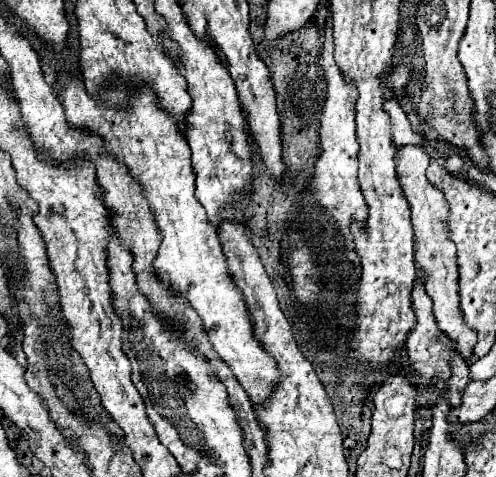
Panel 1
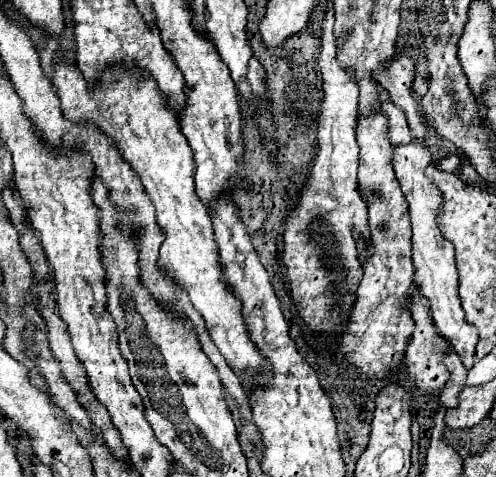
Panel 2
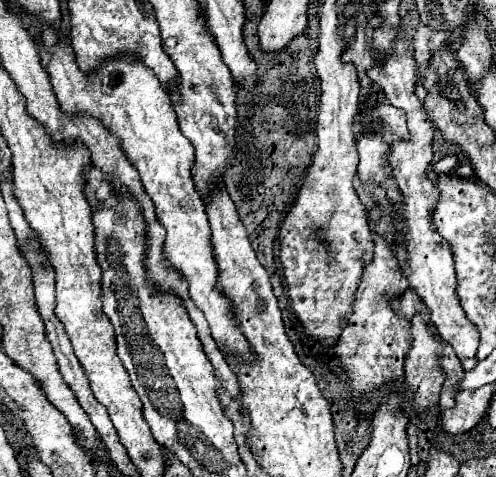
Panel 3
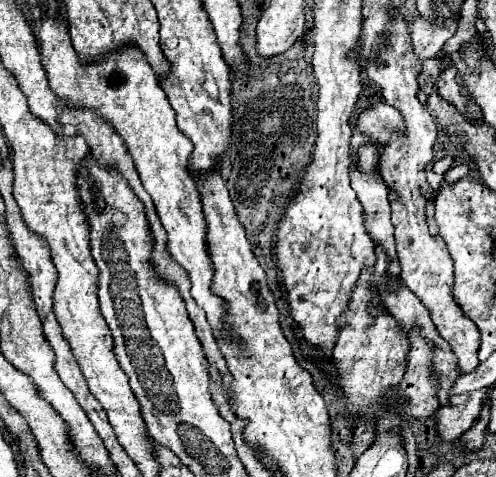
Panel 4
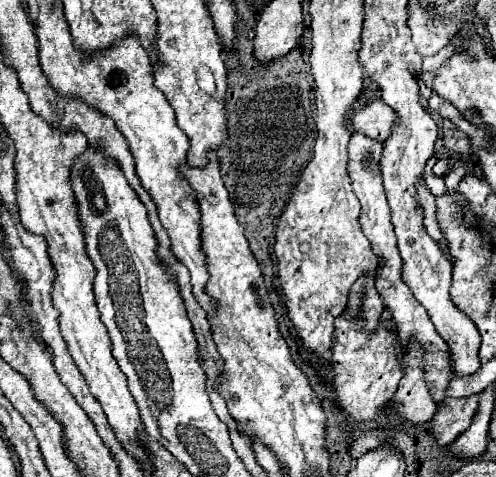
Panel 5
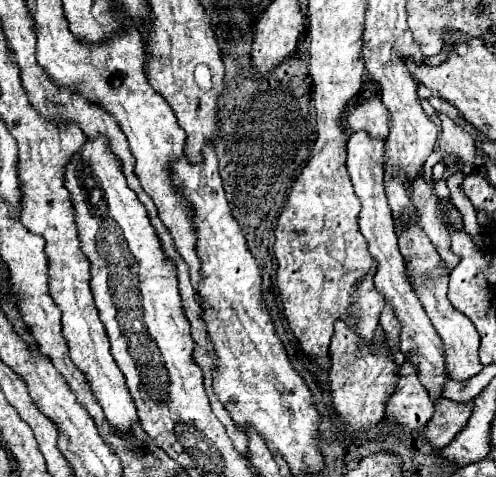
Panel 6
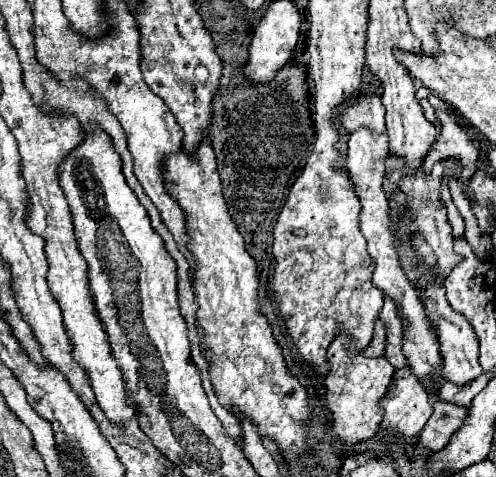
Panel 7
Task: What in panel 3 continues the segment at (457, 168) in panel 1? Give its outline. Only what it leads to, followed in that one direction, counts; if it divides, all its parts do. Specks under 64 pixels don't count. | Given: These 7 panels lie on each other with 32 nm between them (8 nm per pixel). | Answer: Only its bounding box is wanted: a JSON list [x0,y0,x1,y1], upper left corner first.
[434,156,458,172]

